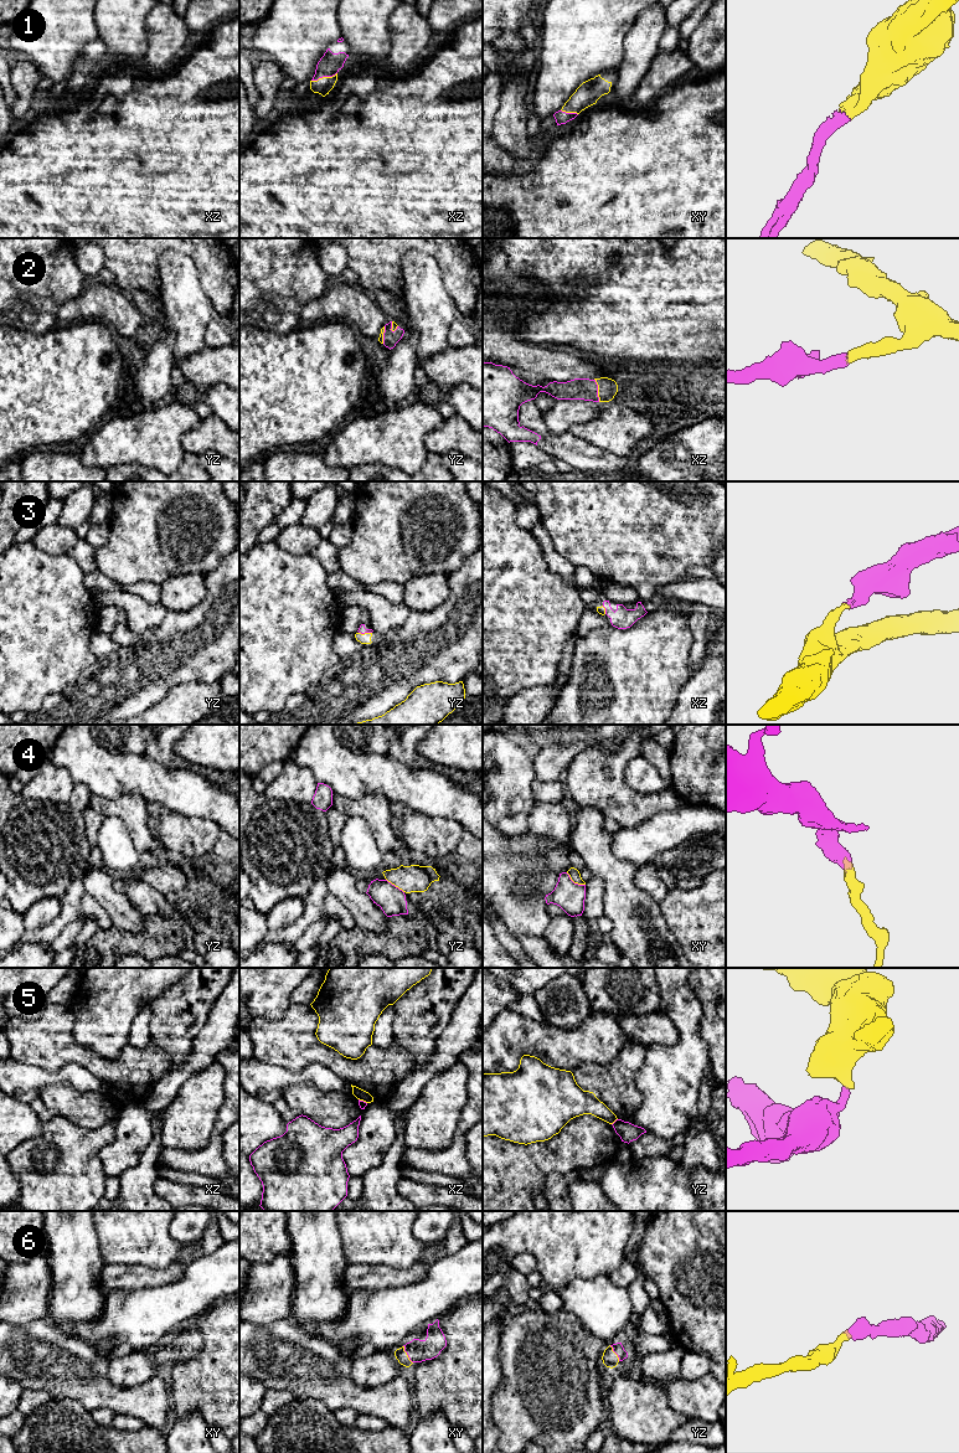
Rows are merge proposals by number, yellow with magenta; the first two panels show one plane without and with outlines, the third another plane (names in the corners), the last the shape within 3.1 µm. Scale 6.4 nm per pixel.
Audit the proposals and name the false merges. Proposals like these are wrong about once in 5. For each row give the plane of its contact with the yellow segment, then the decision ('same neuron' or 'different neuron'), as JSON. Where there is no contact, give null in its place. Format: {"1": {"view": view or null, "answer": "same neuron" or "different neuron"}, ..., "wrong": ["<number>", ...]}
{"1": {"view": "xz", "answer": "same neuron"}, "2": {"view": "xz", "answer": "same neuron"}, "3": {"view": "yz", "answer": "same neuron"}, "4": {"view": "xy", "answer": "different neuron"}, "5": {"view": "yz", "answer": "different neuron"}, "6": {"view": "xy", "answer": "same neuron"}, "wrong": ["4", "5"]}

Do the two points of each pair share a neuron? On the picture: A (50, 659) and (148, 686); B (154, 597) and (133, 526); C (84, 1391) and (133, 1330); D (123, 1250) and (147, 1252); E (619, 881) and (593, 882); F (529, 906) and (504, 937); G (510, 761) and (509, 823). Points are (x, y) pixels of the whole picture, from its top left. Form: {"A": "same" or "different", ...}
{"A": "different", "B": "different", "C": "different", "D": "same", "E": "different", "F": "different", "G": "same"}

